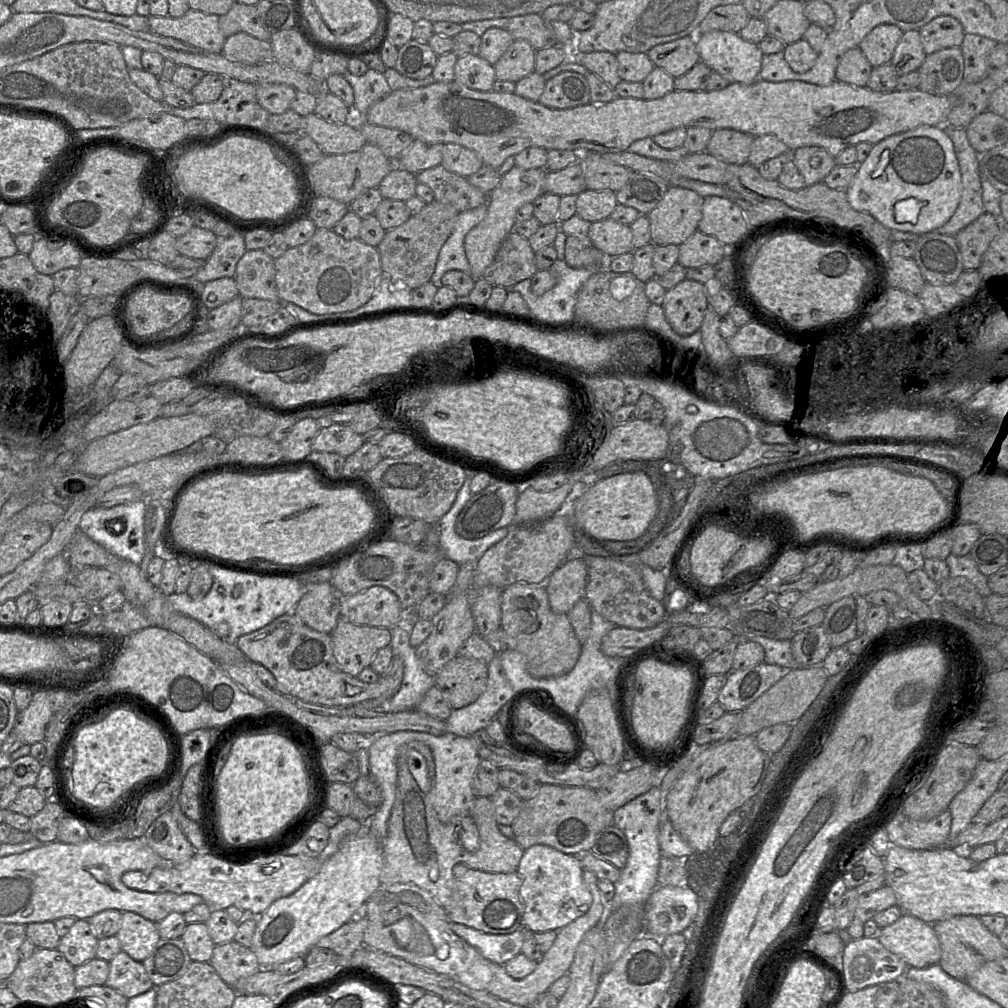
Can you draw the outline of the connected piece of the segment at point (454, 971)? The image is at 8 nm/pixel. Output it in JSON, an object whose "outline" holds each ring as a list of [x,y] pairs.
{"outline":[[[584,869],[583,879],[592,894],[589,910],[557,931],[556,940],[536,969],[520,980],[513,979],[503,965],[487,960],[476,948],[457,936],[450,928],[445,909],[428,891],[413,883],[381,886],[368,899],[368,926],[364,932],[363,945],[447,975],[470,989],[486,991],[515,1005],[531,1006],[538,995],[547,992],[556,980],[568,973],[583,936],[590,929],[600,925],[607,913],[609,907],[602,901],[596,875]]]}

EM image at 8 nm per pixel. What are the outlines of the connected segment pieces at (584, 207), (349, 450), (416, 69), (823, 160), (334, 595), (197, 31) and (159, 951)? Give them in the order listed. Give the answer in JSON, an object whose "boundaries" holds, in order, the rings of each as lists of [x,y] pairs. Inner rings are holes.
{"boundaries":[[[[585,189],[577,195],[576,214],[593,223],[609,218],[617,205],[616,192]]],[[[324,422],[312,443],[312,454],[333,452],[348,457],[364,443],[363,436],[353,431],[349,425]]],[[[412,39],[398,48],[394,68],[405,77],[423,79],[432,75],[438,57],[429,43]]],[[[803,146],[791,152],[805,185],[811,186],[823,182],[825,177],[836,166],[835,157],[819,146]]],[[[331,582],[312,585],[292,613],[311,629],[330,634],[340,618],[340,594]]],[[[192,9],[180,18],[150,15],[149,30],[161,36],[178,39],[206,52],[221,54],[226,37],[219,27],[219,18],[218,15]]],[[[181,938],[160,939],[151,955],[142,964],[154,987],[179,978],[191,959]]]]}

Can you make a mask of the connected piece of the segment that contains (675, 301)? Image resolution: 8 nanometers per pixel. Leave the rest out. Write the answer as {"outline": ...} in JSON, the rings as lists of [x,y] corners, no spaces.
{"outline":[[[684,279],[666,291],[662,308],[667,322],[681,336],[700,330],[709,305],[711,285]]]}

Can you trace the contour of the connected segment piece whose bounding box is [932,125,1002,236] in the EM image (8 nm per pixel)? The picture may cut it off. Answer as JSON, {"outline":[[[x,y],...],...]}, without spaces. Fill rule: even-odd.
{"outline":[[[945,125],[945,130],[952,140],[956,158],[959,164],[962,180],[962,195],[959,205],[949,221],[932,232],[939,232],[943,235],[956,236],[958,232],[974,222],[985,212],[993,215],[996,218],[1000,218],[1000,199],[1002,193],[998,191],[993,185],[991,185],[986,178],[980,178],[980,155],[970,145],[966,134],[966,129],[949,127]]]}

